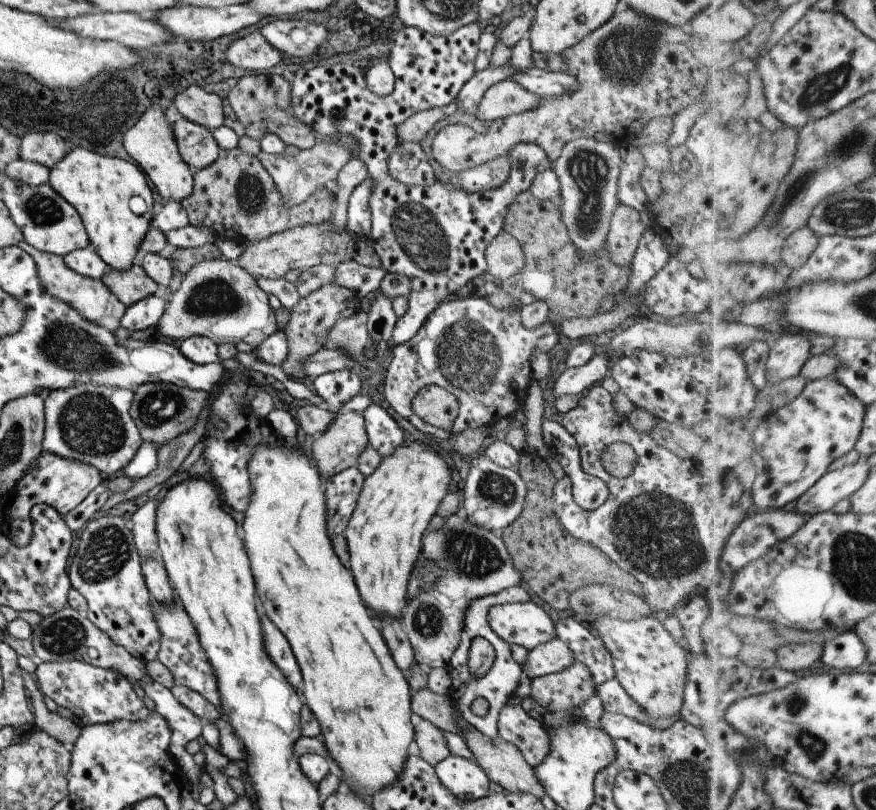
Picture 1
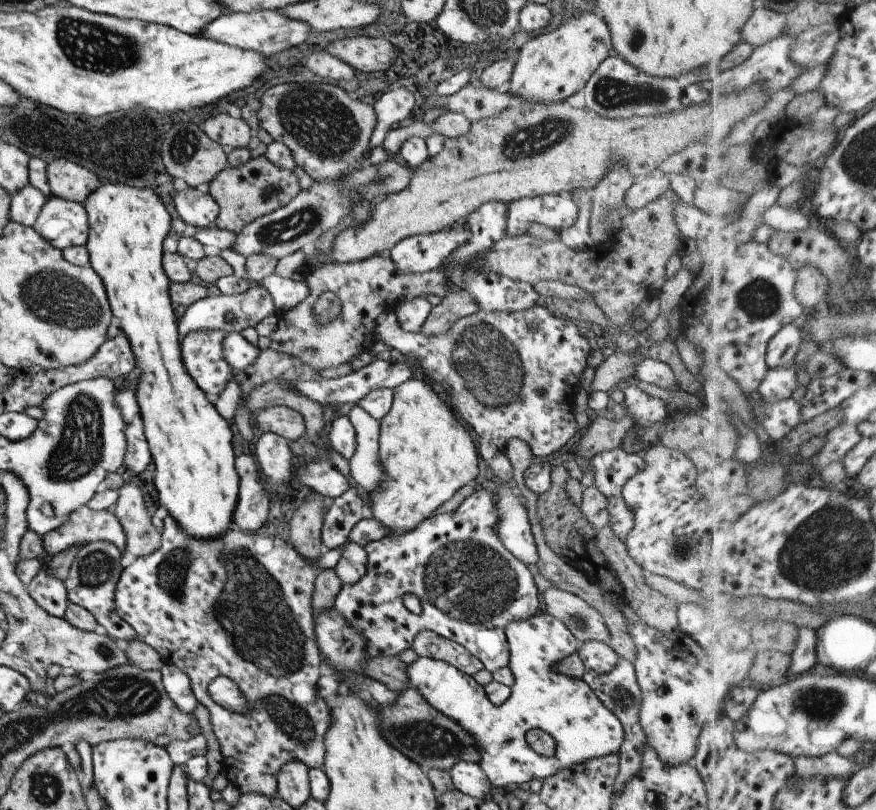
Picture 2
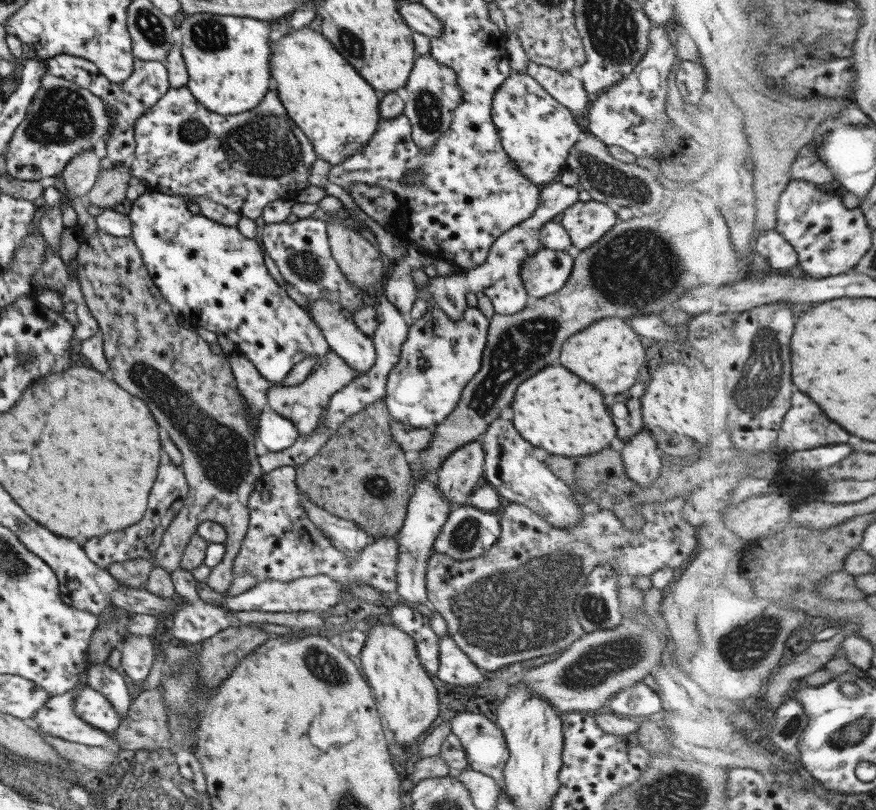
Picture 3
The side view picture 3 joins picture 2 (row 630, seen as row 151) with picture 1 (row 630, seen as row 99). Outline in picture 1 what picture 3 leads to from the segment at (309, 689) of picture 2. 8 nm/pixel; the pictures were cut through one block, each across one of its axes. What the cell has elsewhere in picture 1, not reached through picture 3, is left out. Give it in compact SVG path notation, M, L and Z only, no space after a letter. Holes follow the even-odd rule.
M175 595L172 602L162 604L162 602L154 600L150 604L152 604L152 610L154 610L154 622L158 624L160 634L162 634L157 659L170 670L176 685L186 686L186 688L198 692L198 694L207 698L208 702L214 705L214 708L222 715L222 702L220 702L220 694L218 692L218 678L214 676L212 664L210 664L210 660L208 660L204 650L202 650L202 646L200 646L198 632L194 628L194 624L190 622L190 618L188 618L180 598ZM262 616L262 630L264 630L264 642L266 642L266 652L270 654L270 658L274 660L274 664L286 674L288 680L302 680L300 676L300 668L298 662L288 646L288 640L284 638L284 634L266 618Z

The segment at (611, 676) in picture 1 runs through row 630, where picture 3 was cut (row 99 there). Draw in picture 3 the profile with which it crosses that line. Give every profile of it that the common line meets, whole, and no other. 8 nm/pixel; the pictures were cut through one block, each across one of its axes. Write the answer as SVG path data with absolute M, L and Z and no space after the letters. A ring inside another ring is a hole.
M531 60L527 62L527 74L537 80L548 94L569 108L578 118L583 119L588 114L590 100L581 80L572 77L569 72L558 72Z

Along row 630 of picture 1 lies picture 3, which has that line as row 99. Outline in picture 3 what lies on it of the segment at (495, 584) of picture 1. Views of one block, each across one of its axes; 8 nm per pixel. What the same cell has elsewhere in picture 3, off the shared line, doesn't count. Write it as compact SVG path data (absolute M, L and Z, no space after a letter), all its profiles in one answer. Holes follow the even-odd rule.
M431 53L417 55L402 94L405 99L403 115L411 120L412 140L421 150L431 150L449 129L457 106L463 102L462 89L458 86L454 70L434 60Z

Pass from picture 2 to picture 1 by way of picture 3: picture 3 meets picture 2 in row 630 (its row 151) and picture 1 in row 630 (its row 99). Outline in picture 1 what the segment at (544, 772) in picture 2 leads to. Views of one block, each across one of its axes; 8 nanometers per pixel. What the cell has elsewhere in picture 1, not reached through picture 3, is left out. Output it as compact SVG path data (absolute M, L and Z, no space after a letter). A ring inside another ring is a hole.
M533 601L493 606L488 613L490 628L508 642L526 649L538 648L558 636L556 622Z

